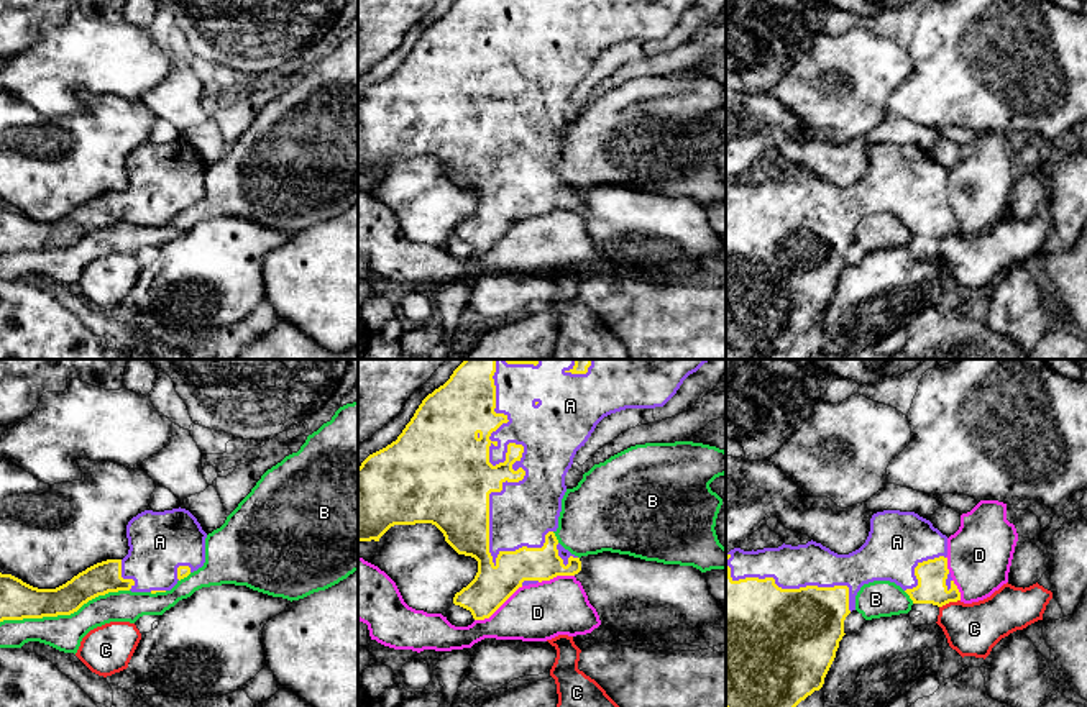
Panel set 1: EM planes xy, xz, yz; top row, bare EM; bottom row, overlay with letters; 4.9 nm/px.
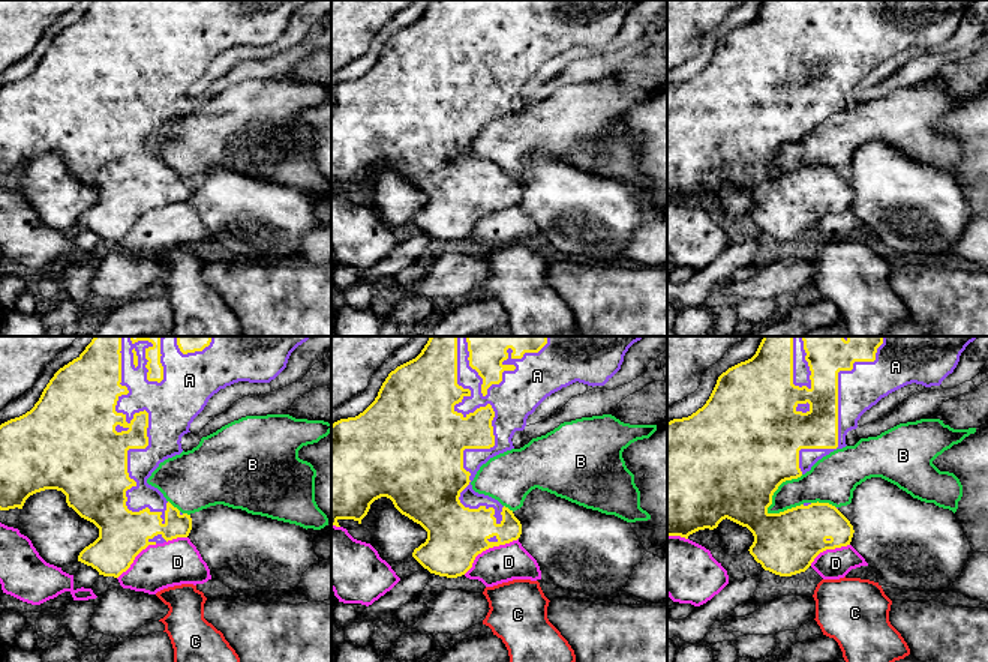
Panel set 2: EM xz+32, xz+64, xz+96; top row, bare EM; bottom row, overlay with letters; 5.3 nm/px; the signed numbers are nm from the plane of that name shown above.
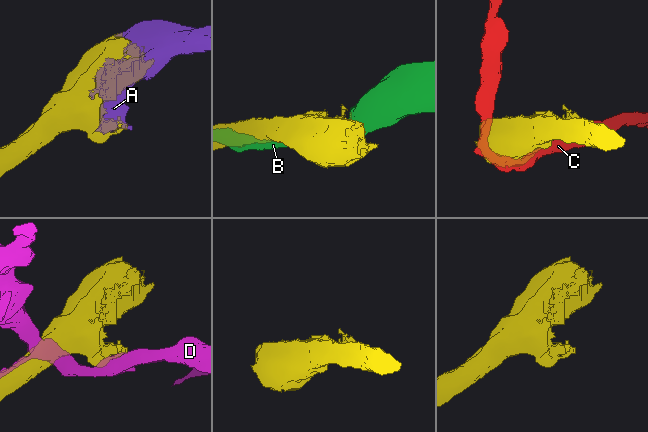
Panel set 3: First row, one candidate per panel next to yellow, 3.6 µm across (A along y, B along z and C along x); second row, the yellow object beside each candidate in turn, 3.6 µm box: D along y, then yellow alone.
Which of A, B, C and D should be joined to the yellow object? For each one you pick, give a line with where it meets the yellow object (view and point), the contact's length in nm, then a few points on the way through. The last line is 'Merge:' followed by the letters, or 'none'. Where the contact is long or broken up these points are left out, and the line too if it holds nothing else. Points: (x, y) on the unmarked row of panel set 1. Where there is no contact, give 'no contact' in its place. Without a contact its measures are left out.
A: meets yellow in xz at (522, 81); contact 1000 nm long
Merge: A

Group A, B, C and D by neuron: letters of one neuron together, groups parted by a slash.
A / B / C / D

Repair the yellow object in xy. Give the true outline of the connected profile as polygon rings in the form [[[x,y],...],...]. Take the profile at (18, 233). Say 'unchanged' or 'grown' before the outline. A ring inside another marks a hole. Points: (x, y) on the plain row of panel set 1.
grown; [[[186,141],[144,143],[126,157],[128,187],[97,195],[56,221],[38,221],[0,205],[0,254],[71,248],[89,233],[108,225],[166,225],[205,195],[205,171],[197,151]]]

